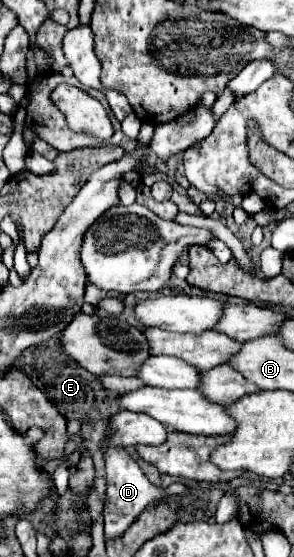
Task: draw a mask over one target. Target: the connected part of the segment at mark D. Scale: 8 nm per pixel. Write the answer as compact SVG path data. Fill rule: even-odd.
M103 440L105 450L105 466L107 466L107 498L105 498L105 538L117 538L121 536L145 510L145 506L153 500L159 500L165 496L165 490L153 486L137 462L125 452L125 448L113 448L107 440Z

